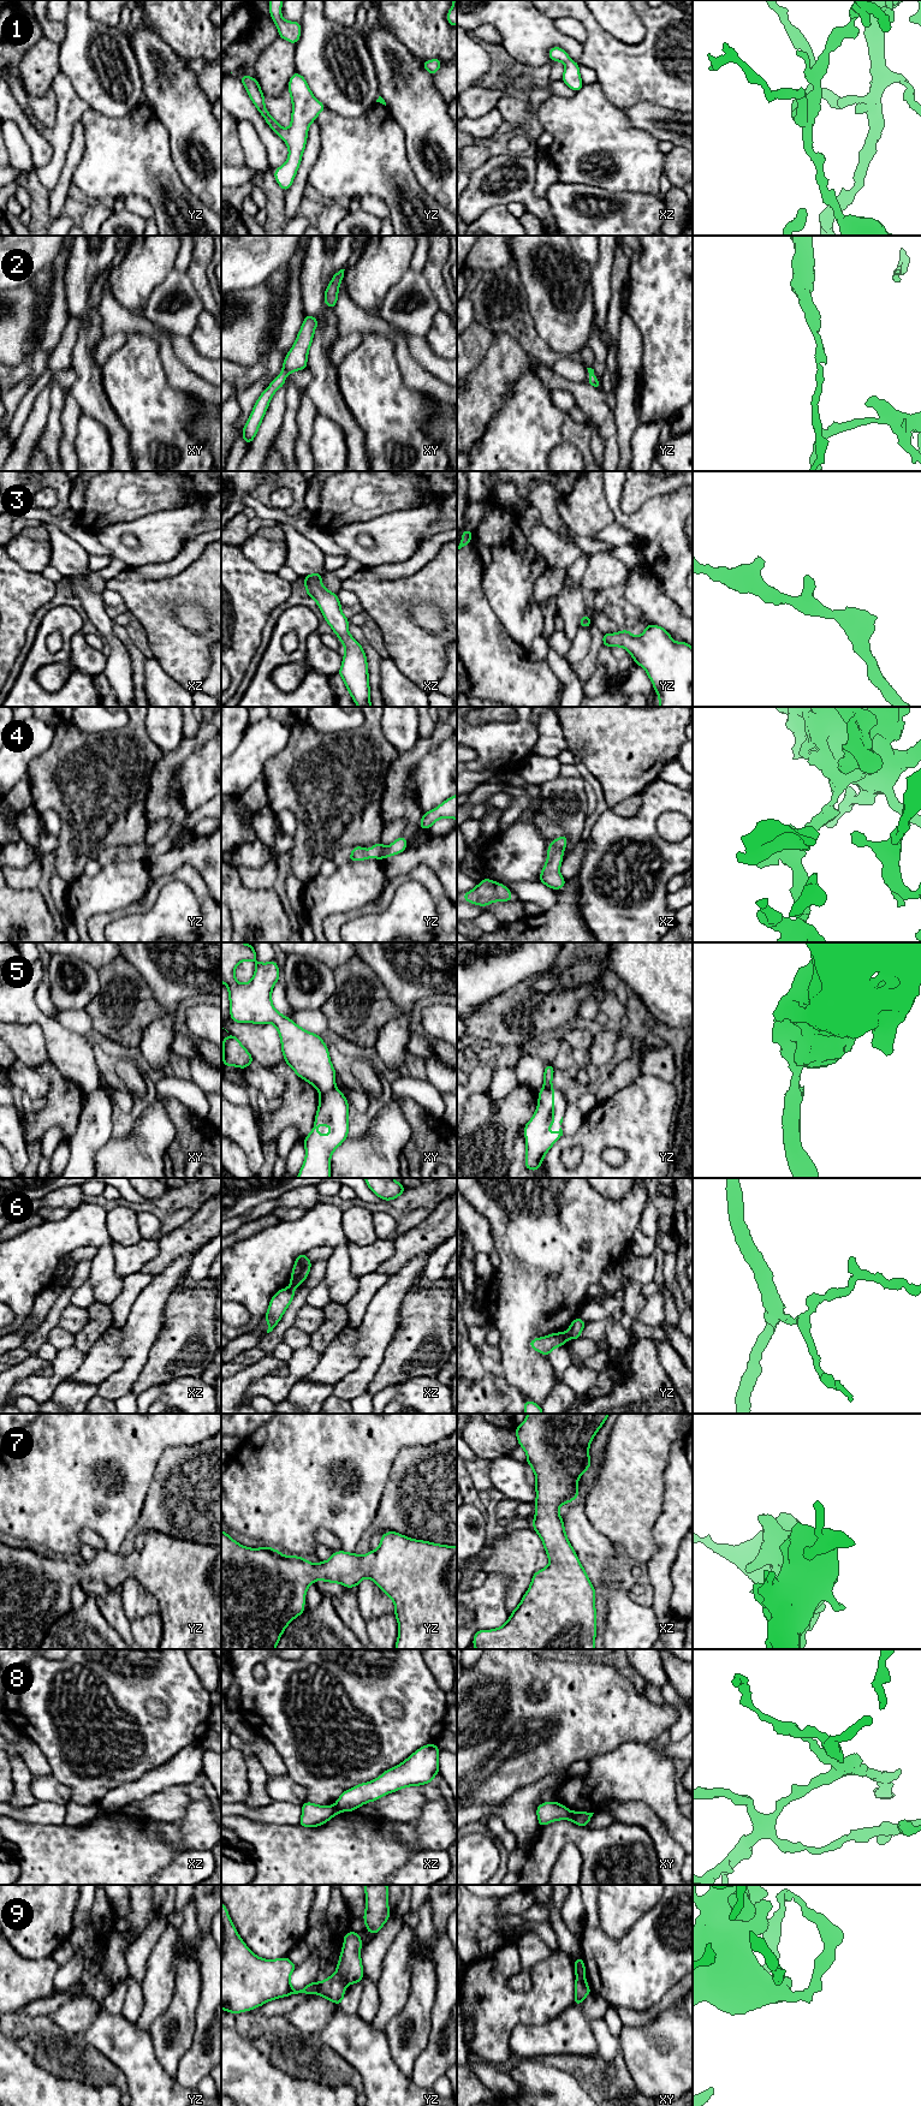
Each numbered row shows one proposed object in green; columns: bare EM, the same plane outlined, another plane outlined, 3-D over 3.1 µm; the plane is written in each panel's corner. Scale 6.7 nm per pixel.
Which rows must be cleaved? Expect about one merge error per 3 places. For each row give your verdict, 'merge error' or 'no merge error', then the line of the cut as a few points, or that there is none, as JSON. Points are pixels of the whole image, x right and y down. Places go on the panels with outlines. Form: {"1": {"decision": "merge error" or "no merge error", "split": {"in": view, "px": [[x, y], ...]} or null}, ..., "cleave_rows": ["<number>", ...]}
{"1": {"decision": "no merge error", "split": null}, "2": {"decision": "no merge error", "split": null}, "3": {"decision": "no merge error", "split": null}, "4": {"decision": "no merge error", "split": null}, "5": {"decision": "merge error", "split": {"in": "xy", "px": [[334, 1087], [320, 1094]]}}, "6": {"decision": "merge error", "split": {"in": "yz", "px": [[565, 1332], [568, 1338]]}}, "7": {"decision": "no merge error", "split": null}, "8": {"decision": "merge error", "split": {"in": "xy", "px": [[571, 1812], [572, 1820]]}}, "9": {"decision": "merge error", "split": {"in": "yz", "px": [[336, 1970], [346, 1983]]}}, "cleave_rows": ["5", "6", "8", "9"]}

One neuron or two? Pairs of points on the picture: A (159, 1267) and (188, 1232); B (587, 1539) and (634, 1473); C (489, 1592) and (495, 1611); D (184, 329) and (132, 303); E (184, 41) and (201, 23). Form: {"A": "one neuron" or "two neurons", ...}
{"A": "one neuron", "B": "two neurons", "C": "one neuron", "D": "two neurons", "E": "one neuron"}

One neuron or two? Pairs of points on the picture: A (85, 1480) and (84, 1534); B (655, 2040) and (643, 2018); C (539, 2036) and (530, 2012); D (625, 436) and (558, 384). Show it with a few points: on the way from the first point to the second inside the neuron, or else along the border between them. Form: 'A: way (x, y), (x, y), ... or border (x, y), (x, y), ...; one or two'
A: border (77, 1533), (93, 1529), (105, 1548); two
B: border (669, 2008), (641, 2027), (623, 2026); two
C: border (560, 2014), (541, 2024), (518, 2024), (509, 2036); two
D: border (612, 412), (621, 457); two

